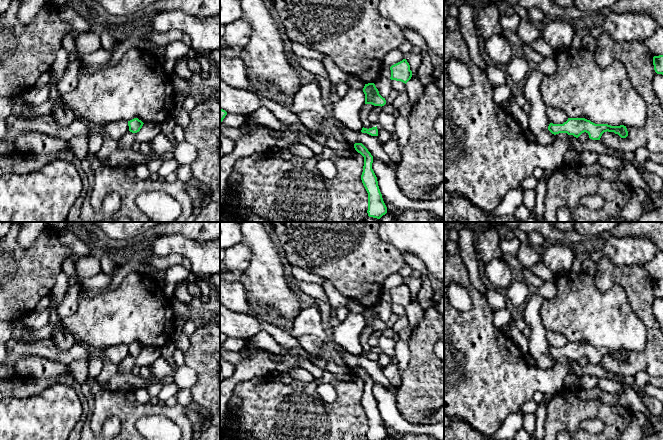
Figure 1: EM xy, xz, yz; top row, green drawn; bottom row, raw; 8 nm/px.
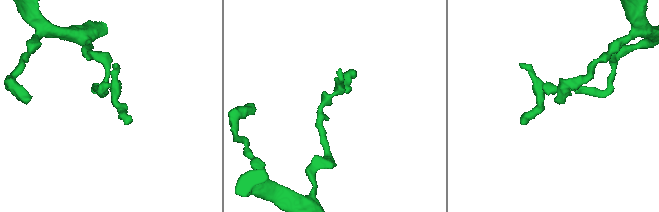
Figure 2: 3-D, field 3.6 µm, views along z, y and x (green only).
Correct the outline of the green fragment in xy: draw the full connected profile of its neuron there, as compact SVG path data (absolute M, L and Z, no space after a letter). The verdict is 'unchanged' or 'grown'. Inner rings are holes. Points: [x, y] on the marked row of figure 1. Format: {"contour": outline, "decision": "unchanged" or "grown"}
{"contour": "M134 118L130 121L128 121L129 131L132 133L137 133L140 131L140 129L143 126L143 122L139 120L138 118Z", "decision": "unchanged"}

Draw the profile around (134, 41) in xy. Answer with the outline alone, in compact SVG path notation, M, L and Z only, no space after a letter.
M136 34L131 35L124 39L123 44L115 51L111 59L106 64L102 66L83 64L82 68L89 73L93 73L102 68L112 67L124 56L125 52L128 51L130 48L144 49L146 47L146 44L147 43L145 38L142 38Z

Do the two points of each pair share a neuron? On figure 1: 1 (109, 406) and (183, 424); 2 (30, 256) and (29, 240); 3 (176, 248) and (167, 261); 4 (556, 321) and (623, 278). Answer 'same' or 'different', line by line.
1: same
2: different
3: different
4: different

